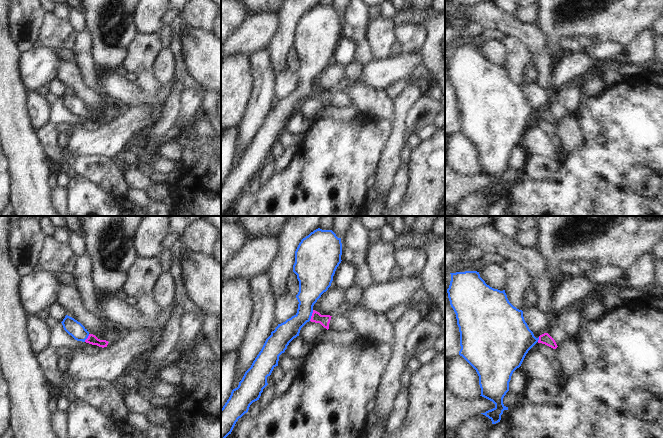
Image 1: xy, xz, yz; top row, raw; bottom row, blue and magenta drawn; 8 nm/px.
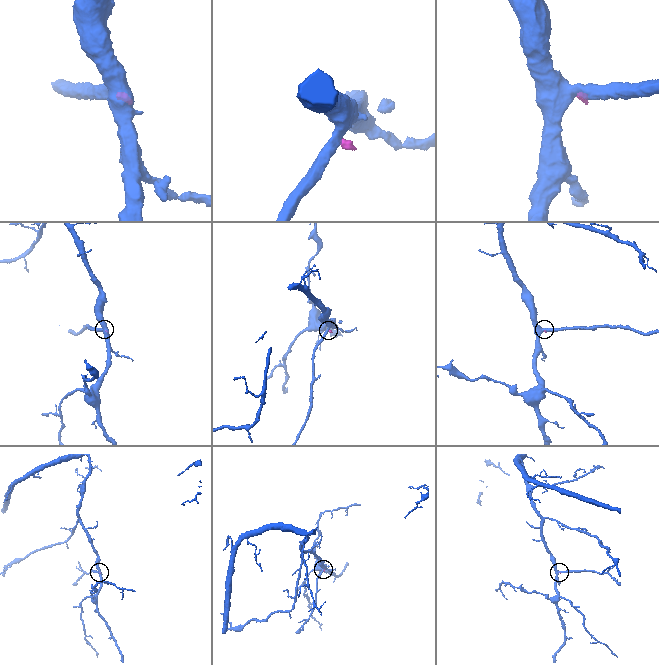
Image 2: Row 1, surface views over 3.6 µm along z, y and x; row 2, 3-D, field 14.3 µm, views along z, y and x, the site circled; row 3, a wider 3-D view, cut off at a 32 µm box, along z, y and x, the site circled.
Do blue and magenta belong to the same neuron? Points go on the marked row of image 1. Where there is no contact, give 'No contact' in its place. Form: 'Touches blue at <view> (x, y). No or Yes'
Touches blue at xz (311, 315). Yes.

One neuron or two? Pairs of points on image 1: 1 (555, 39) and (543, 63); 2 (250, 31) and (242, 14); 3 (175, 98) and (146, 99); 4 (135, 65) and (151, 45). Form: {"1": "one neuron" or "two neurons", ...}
{"1": "two neurons", "2": "two neurons", "3": "two neurons", "4": "one neuron"}

